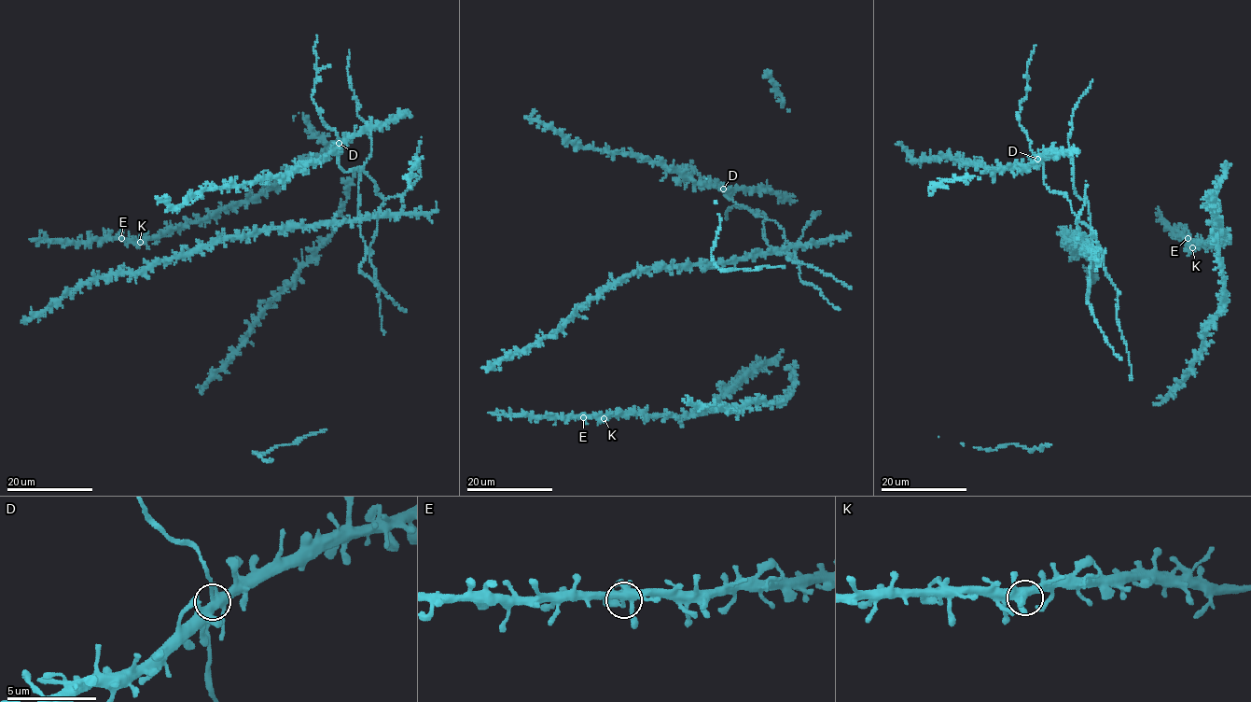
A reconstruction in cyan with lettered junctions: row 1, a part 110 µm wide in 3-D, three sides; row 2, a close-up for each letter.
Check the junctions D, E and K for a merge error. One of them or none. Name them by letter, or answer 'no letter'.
no letter

